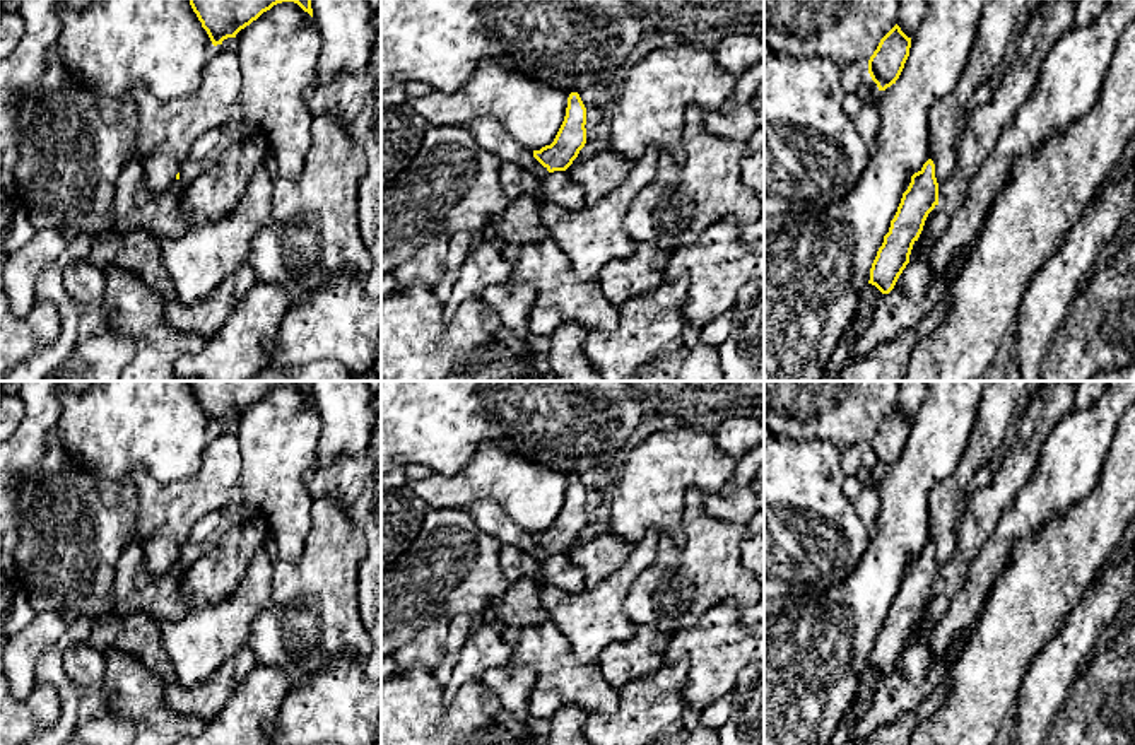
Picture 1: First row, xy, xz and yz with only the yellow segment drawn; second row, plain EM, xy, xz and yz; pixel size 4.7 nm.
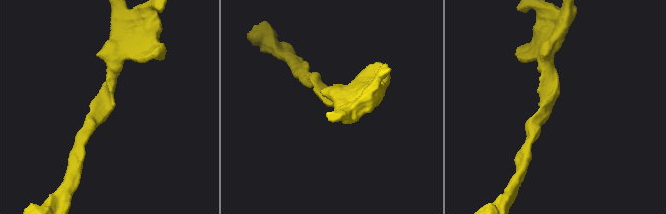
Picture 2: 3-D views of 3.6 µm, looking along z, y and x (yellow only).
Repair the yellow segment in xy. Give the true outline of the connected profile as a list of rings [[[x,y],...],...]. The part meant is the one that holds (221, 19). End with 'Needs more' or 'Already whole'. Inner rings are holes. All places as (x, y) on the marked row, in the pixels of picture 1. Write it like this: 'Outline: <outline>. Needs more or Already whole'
Outline: [[[190,0],[214,46],[222,44],[282,2],[294,2],[313,17],[311,0]]]. Already whole

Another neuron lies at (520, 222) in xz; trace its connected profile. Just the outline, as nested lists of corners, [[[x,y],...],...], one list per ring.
[[[651,147],[615,190],[579,210],[518,197],[487,224],[484,241],[508,246],[535,244],[552,238],[569,258],[576,277],[595,282],[612,260],[627,260],[636,251],[624,220],[636,195],[653,181],[656,167],[658,150]]]

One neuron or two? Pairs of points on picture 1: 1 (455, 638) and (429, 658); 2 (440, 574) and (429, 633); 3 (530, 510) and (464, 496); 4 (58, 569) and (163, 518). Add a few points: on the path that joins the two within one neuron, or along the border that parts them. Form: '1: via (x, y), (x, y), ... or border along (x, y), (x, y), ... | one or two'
1: border along (450, 622), (445, 655), (433, 670) | two
2: border along (448, 621), (431, 619), (400, 646) | two
3: via (513, 492), (481, 491) | one
4: border along (137, 492), (137, 527), (127, 542) | two

